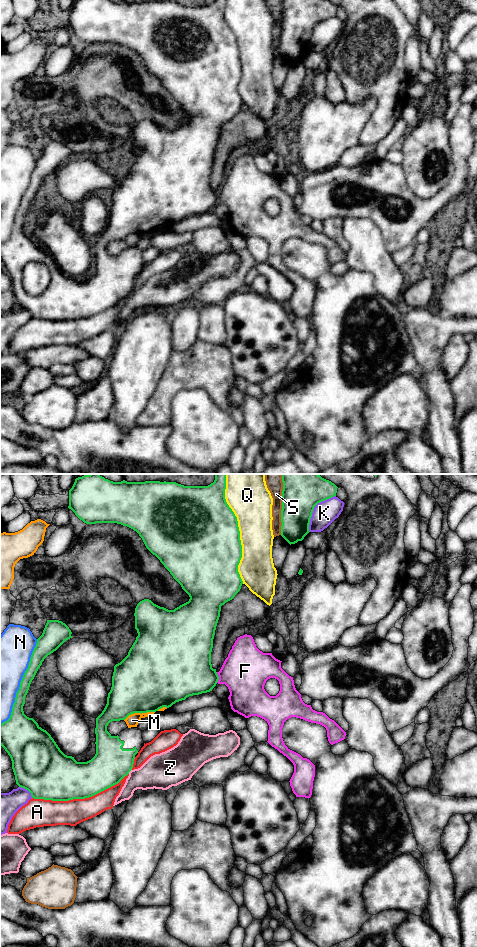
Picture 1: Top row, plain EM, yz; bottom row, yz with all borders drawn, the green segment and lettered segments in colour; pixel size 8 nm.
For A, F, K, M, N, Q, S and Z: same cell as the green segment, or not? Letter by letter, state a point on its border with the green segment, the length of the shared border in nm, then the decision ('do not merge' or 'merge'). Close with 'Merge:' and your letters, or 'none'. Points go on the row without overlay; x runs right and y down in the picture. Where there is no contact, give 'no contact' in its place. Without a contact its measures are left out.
A: contact yz (80, 318); length 800 nm; do not merge
F: contact yz (218, 197); length 90 nm; merge
K: contact yz (313, 29); length 360 nm; do not merge
M: contact yz (139, 232); length 260 nm; do not merge
N: contact yz (20, 203); length 750 nm; do not merge
Q: contact yz (239, 52); length 850 nm; do not merge
S: contact yz (282, 27); length 440 nm; do not merge
Z: contact yz (130, 290); length 50 nm; do not merge
Merge: F

